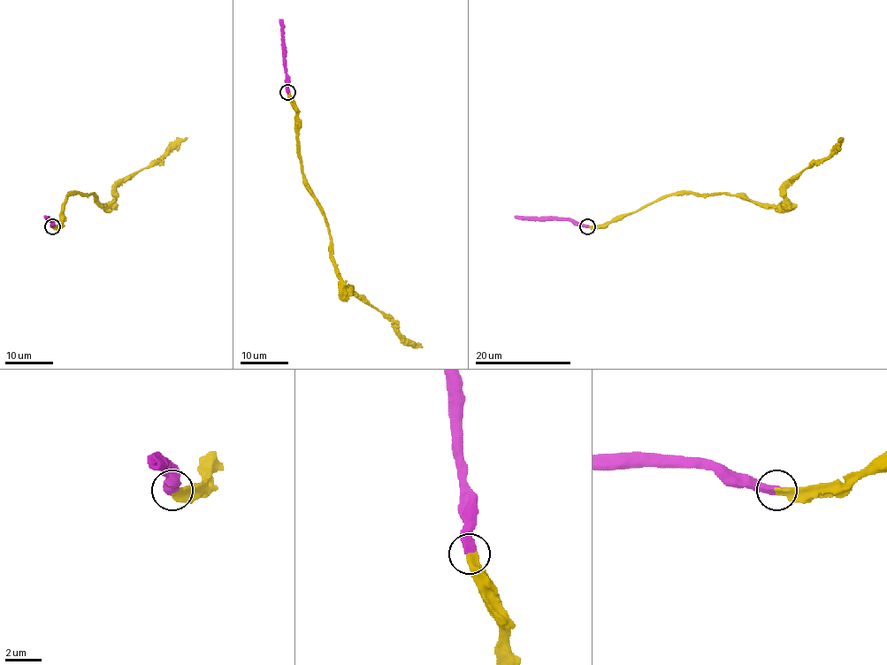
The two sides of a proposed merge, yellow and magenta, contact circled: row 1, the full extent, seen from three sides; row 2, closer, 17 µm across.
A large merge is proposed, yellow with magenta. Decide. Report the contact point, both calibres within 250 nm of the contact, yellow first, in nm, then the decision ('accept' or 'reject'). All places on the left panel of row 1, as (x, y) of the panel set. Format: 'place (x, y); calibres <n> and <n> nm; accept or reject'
place (52, 226); calibres 440 and 440 nm; accept

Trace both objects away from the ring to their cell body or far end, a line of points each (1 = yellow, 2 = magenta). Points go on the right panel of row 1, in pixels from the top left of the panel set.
1: (588, 226), (608, 224), (677, 194), (746, 195), (777, 206), (791, 182), (803, 170), (825, 160), (842, 138)
2: (588, 226), (577, 225), (572, 220), (515, 217)

